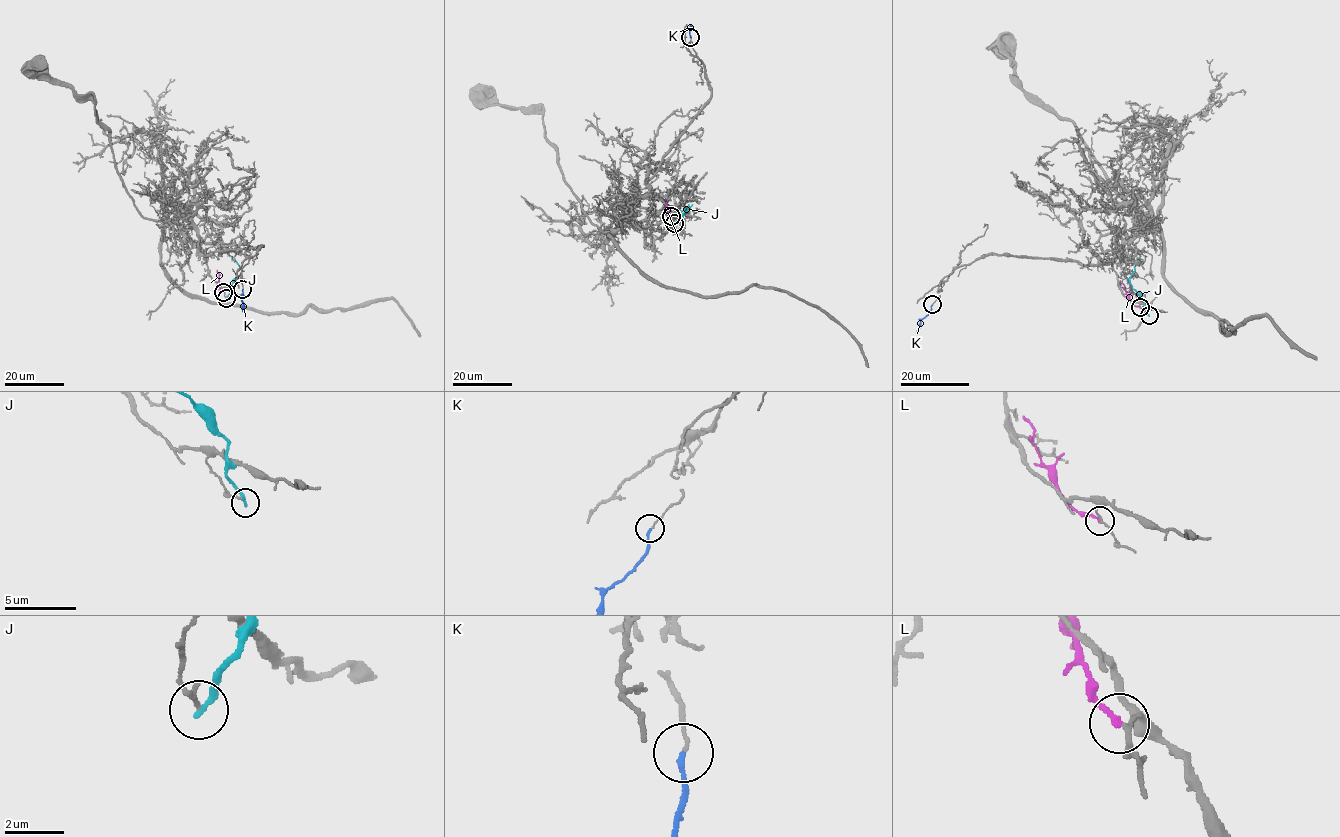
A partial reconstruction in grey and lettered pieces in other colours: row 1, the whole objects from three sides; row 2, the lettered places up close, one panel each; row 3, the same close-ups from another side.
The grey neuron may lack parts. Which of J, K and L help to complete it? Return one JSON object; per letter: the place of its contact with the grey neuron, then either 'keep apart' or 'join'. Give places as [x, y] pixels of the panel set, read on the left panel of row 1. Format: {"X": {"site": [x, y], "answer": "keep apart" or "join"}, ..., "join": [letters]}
{"J": {"site": [226, 298], "answer": "keep apart"}, "K": {"site": [242, 289], "answer": "keep apart"}, "L": {"site": [223, 292], "answer": "keep apart"}, "join": []}

